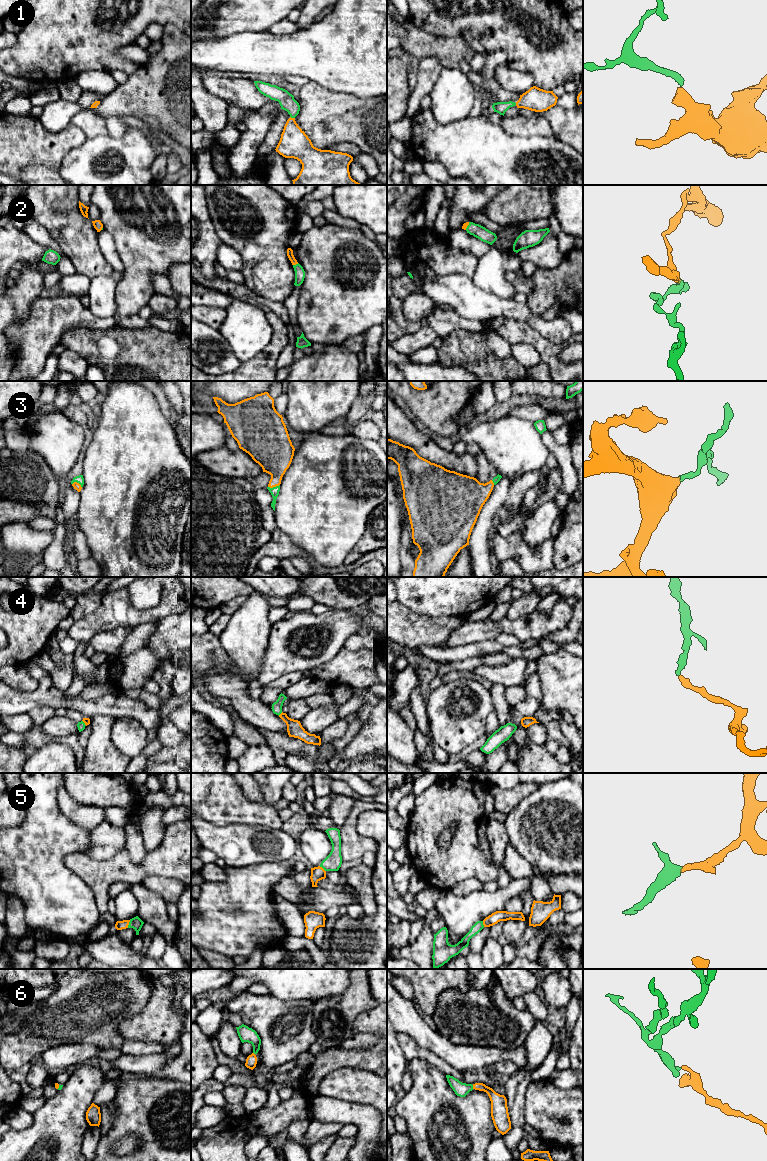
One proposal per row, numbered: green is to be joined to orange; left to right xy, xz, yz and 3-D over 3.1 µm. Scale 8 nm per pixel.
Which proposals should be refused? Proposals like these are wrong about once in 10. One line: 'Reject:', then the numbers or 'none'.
Reject: none

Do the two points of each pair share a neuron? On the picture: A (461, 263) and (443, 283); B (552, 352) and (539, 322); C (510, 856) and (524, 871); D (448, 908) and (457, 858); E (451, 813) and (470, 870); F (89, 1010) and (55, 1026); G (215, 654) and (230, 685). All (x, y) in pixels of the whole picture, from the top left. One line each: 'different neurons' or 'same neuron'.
A: different neurons
B: different neurons
C: same neuron
D: different neurons
E: same neuron
F: same neuron
G: same neuron

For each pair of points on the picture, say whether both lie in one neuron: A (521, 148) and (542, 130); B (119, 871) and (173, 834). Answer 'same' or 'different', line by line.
A: different
B: same

